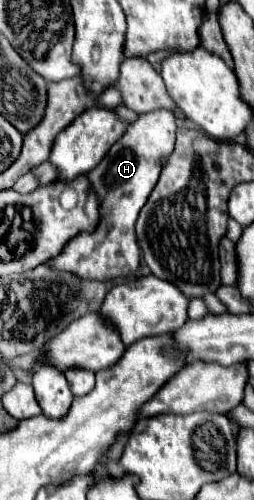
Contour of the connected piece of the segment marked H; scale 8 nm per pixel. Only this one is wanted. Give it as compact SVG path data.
M167 109L143 113L133 125L129 125L125 135L117 139L117 143L101 159L101 163L85 175L101 205L101 217L95 231L75 235L65 243L63 251L57 257L49 259L43 265L47 265L53 271L77 275L85 281L113 281L119 277L133 275L139 269L141 253L135 237L135 221L159 179L165 155L173 151L175 129L177 119Z

